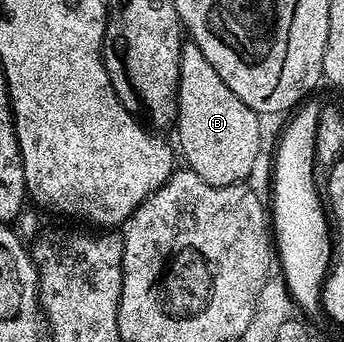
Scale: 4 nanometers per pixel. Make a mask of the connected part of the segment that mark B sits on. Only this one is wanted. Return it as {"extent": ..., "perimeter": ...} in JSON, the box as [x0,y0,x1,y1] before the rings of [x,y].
{"extent":[174,39,261,187],"perimeter":[[[191,39],[180,46],[178,83],[174,130],[180,140],[180,149],[188,160],[185,161],[187,168],[214,187],[247,182],[260,157],[261,114],[246,107],[246,103],[222,83],[222,75],[214,71],[214,66]]]}

